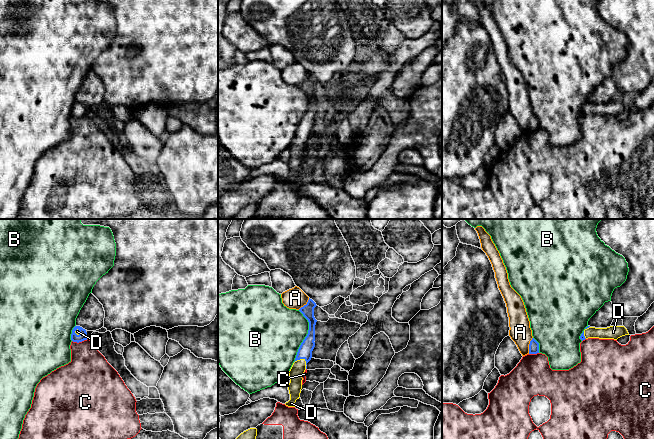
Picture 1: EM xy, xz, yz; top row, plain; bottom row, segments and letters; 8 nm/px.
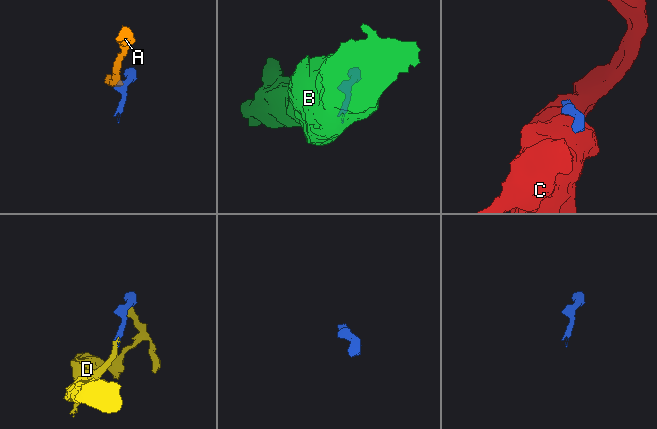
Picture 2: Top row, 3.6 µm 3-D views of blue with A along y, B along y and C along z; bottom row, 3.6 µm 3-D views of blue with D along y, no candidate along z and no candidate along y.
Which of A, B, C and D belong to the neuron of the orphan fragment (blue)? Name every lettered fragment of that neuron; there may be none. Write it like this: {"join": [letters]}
{"join": ["D"]}

